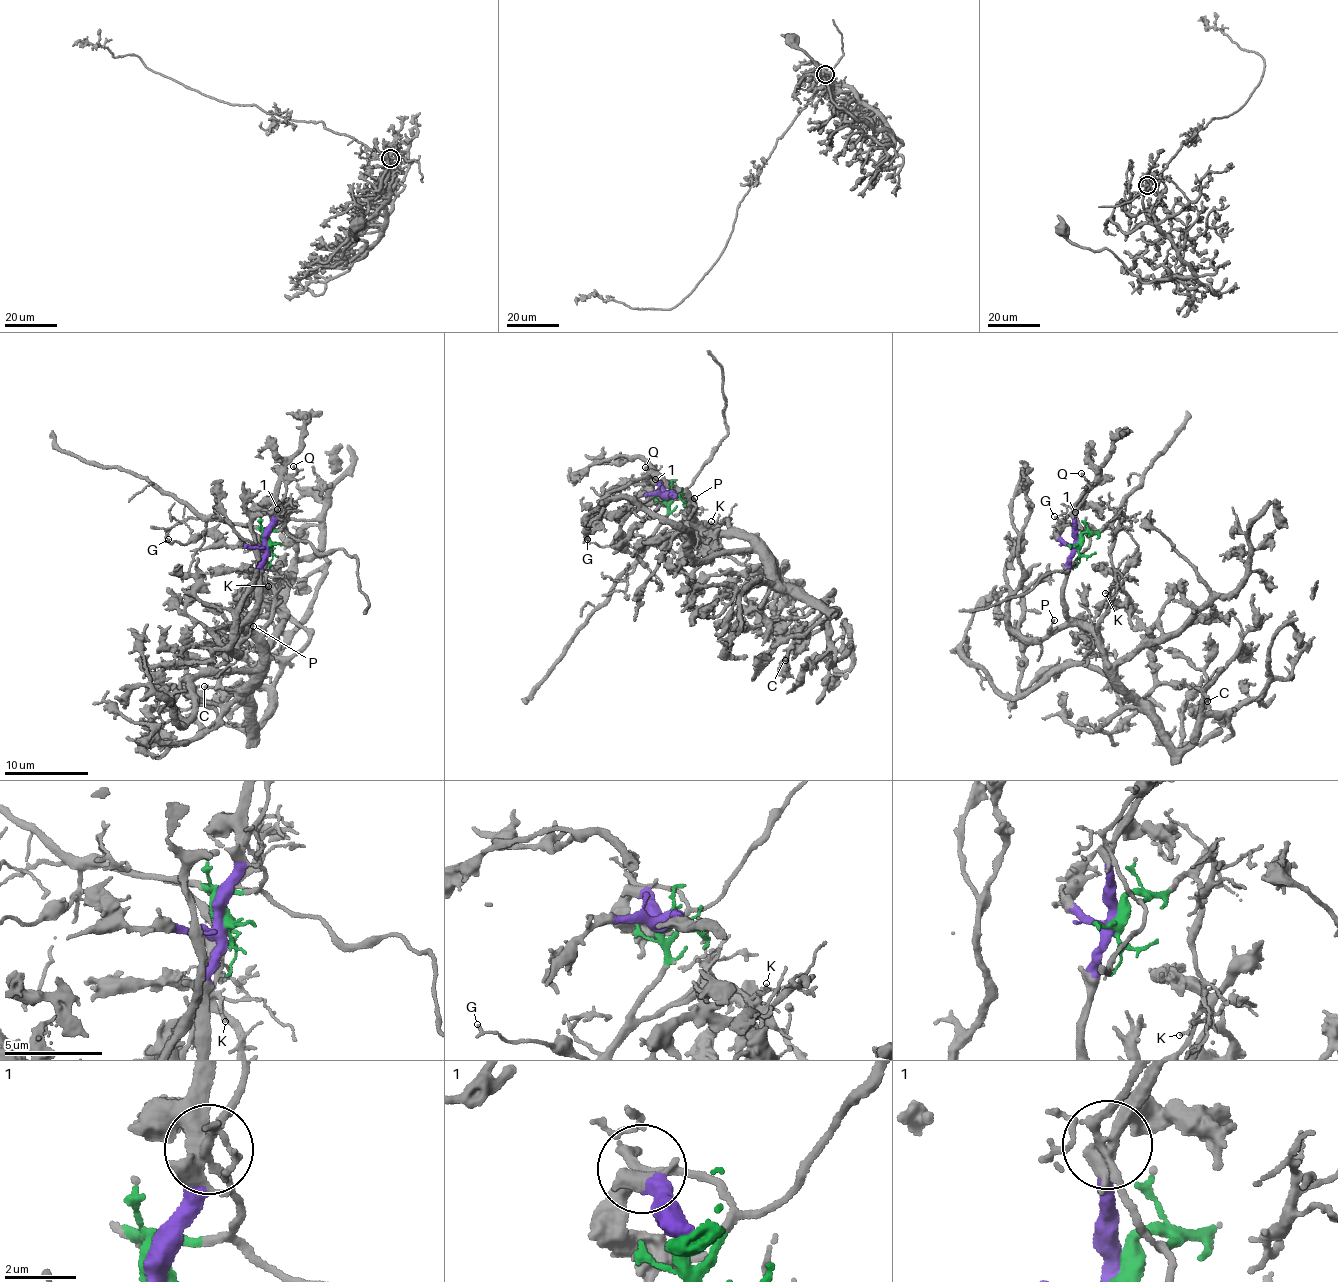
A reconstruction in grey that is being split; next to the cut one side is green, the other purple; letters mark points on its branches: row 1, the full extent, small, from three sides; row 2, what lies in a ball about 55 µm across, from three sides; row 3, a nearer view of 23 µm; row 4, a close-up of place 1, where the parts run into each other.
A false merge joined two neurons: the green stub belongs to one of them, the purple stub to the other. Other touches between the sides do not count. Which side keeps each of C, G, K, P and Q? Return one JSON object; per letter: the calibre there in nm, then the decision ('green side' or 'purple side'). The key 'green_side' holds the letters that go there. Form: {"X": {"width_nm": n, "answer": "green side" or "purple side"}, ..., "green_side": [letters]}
{"C": {"width_nm": 180, "answer": "purple side"}, "G": {"width_nm": 130, "answer": "green side"}, "K": {"width_nm": 110, "answer": "green side"}, "P": {"width_nm": 130, "answer": "purple side"}, "Q": {"width_nm": 140, "answer": "green side"}, "green_side": ["G", "K", "Q"]}

